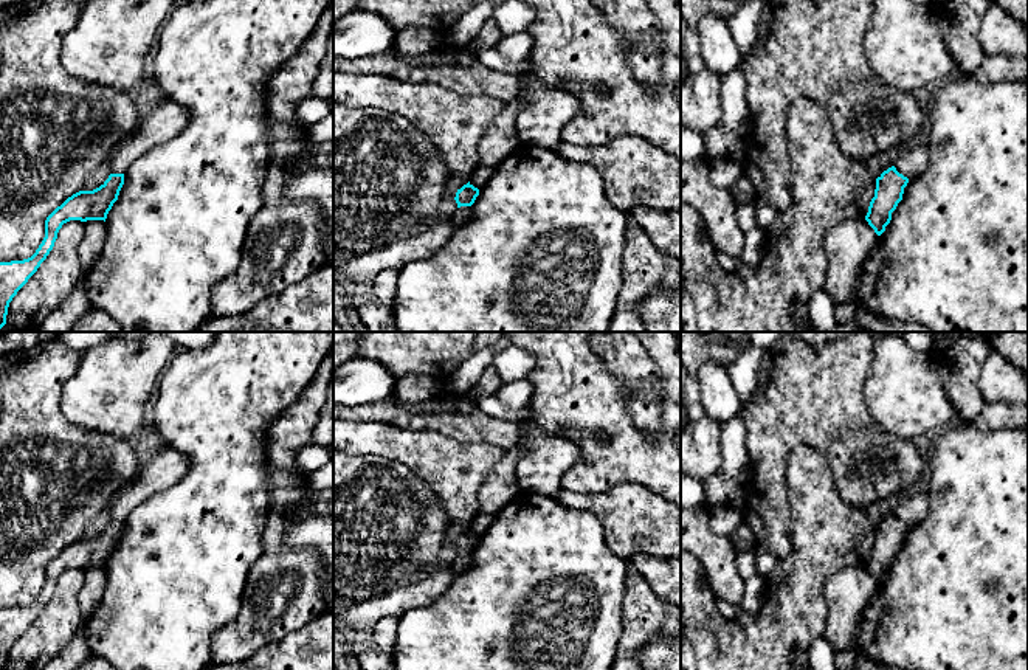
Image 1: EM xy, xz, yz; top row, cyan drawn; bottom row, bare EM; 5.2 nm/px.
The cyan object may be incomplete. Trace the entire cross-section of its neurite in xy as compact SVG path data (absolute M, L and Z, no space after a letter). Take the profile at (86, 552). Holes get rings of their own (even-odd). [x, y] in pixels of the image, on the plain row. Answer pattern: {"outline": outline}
{"outline": "M110 521L99 535L73 541L47 565L45 585L31 605L0 610L0 670L6 670L9 650L53 597L62 572L70 568L105 569L122 532L124 521Z"}

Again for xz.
{"outline": "M468 529L461 537L457 537L454 547L457 551L457 555L461 555L461 554L471 554L474 551L474 547L476 547L478 543L479 543L479 537L474 535Z"}

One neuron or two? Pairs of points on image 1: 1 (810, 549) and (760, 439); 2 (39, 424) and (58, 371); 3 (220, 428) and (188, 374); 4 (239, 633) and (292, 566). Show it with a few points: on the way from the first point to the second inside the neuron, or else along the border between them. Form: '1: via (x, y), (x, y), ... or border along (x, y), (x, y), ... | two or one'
1: border along (786, 461), (786, 504), (791, 534) | two
2: via (39, 411), (39, 390), (45, 383) | one
3: via (217, 414), (216, 407), (200, 388) | one
4: via (256, 616), (289, 583) | one

